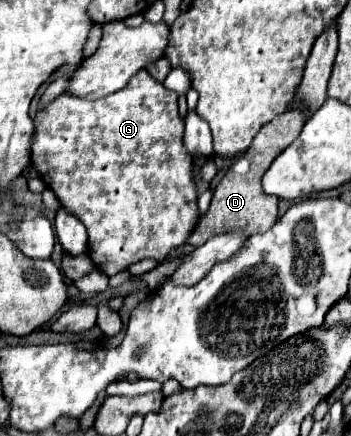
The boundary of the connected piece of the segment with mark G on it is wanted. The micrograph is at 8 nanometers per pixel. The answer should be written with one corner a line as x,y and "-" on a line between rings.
146,69
139,71
122,91
118,91
114,95
92,101
92,99
76,97
76,95
66,91
66,93
58,95
54,101
50,101
48,105
44,105
36,113
36,117
34,117
34,135
30,139
32,167
36,169
38,177
44,181
44,185
54,191
60,205
66,211
74,213
74,217
84,223
84,227
88,229
88,255
94,261
94,265
100,271
104,271
108,277
120,273
122,269
128,269
130,265
134,265
134,263
138,263
142,259
156,259
158,263
162,263
172,249
186,243
186,239
190,237
194,225
198,223
196,185
194,185
194,179
192,179
192,157
182,145
182,135
184,135
184,121
178,115
178,103
176,103
174,93
170,93
162,83
158,83

